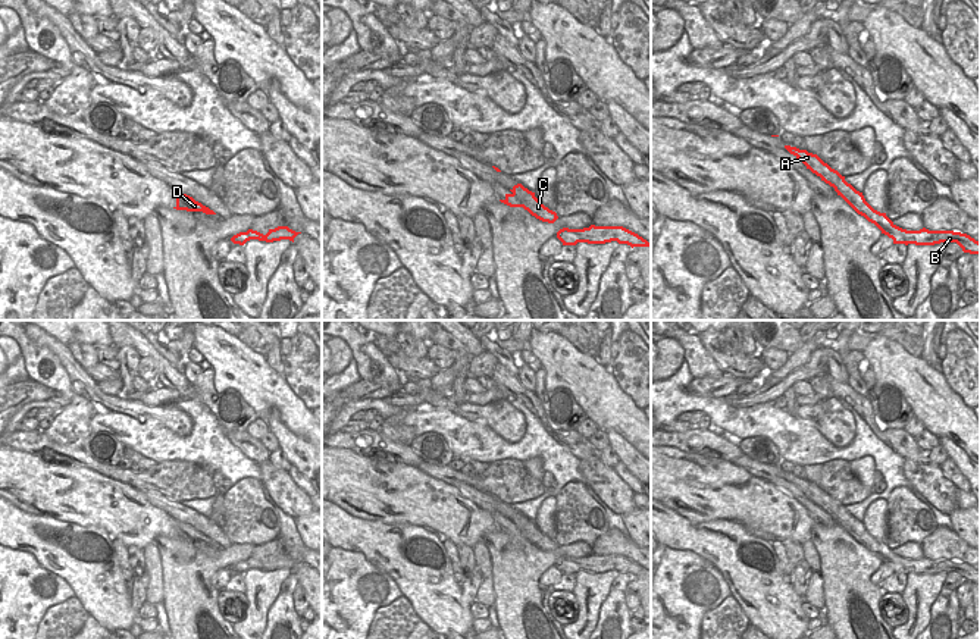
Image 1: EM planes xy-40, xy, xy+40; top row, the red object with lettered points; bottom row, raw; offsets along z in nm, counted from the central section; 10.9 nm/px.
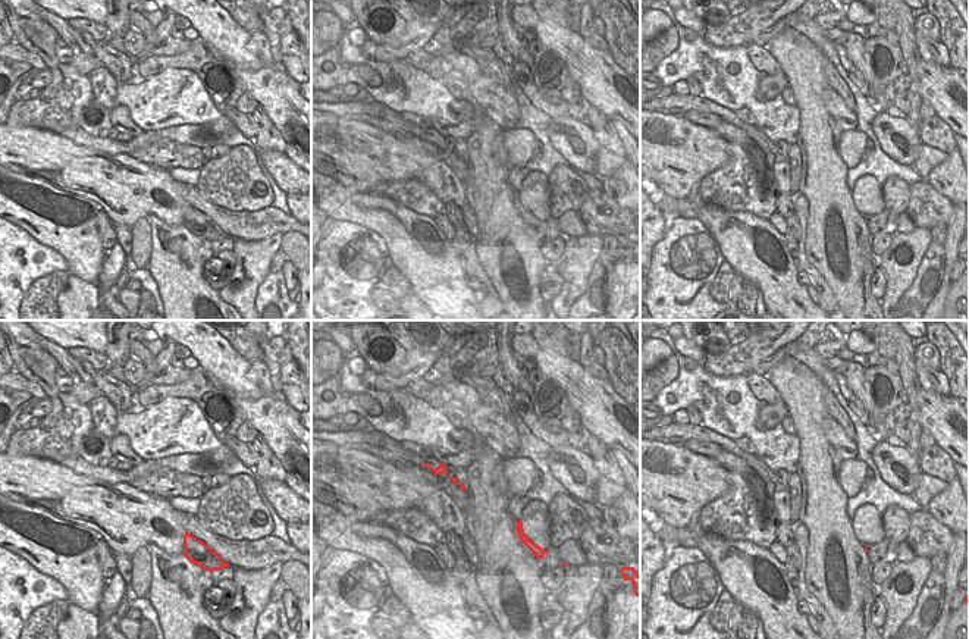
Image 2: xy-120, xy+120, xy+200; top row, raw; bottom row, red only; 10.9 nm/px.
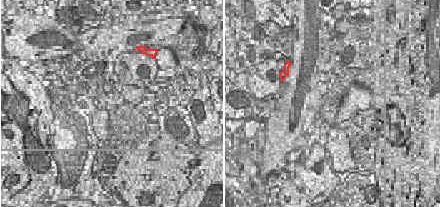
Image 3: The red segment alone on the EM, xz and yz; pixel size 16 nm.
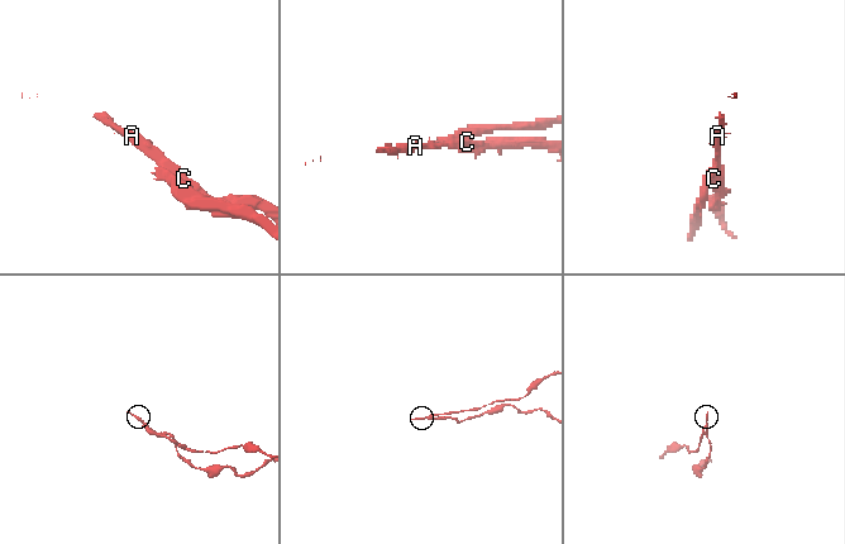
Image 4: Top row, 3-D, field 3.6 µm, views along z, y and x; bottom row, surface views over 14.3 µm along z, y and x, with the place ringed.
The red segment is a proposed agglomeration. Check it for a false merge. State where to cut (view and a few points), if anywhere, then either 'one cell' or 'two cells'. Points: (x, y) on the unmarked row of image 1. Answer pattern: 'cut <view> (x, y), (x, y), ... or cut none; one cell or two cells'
cut xy (513, 522), (523, 535); two cells

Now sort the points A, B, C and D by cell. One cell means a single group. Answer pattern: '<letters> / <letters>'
A B C / D

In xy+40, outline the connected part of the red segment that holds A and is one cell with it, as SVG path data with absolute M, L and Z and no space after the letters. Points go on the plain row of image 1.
M785 474L785 477L796 488L799 488L807 495L807 498L820 505L821 510L833 516L837 524L840 524L858 544L874 552L882 560L882 563L892 567L893 573L934 574L940 571L956 571L964 582L980 583L980 571L967 563L954 560L929 560L926 557L920 560L907 560L896 555L886 545L886 542L874 539L865 530L862 521L857 520L851 513L848 513L845 505L832 498L817 483L790 474Z

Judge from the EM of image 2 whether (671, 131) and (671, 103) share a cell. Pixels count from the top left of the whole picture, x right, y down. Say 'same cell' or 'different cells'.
different cells

